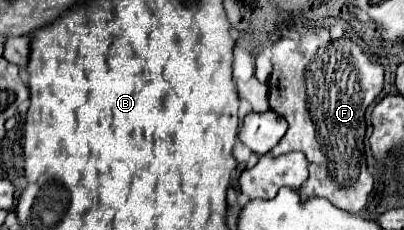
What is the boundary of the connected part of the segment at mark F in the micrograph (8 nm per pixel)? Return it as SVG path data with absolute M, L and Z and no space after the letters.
M293 23L293 31L299 33L299 41L291 37L281 37L271 47L273 73L269 79L269 109L277 115L285 117L289 123L289 131L273 149L273 155L283 155L291 151L303 151L309 159L309 179L301 187L301 199L309 197L325 197L337 209L347 213L363 213L367 205L367 197L373 189L373 177L367 171L365 161L365 111L383 91L385 69L379 61L371 61L369 55L351 39L351 37L335 37L331 29L325 27L305 27L301 23Z

